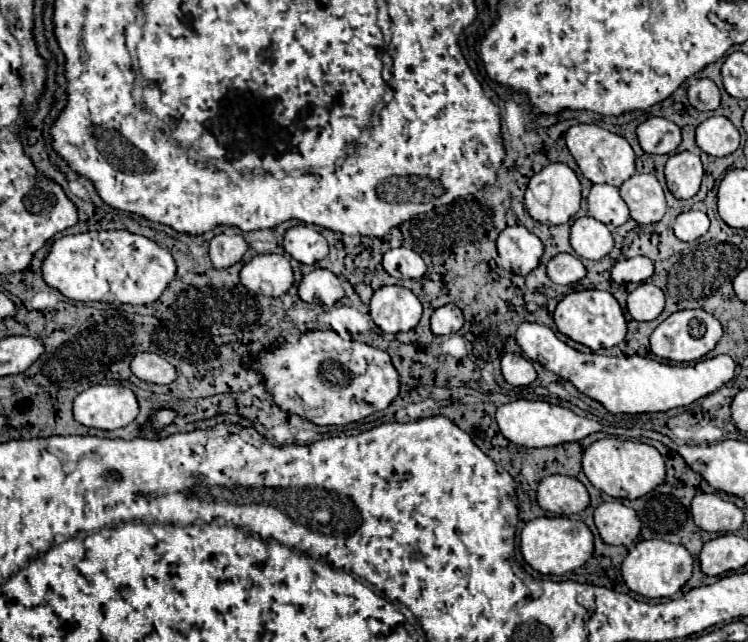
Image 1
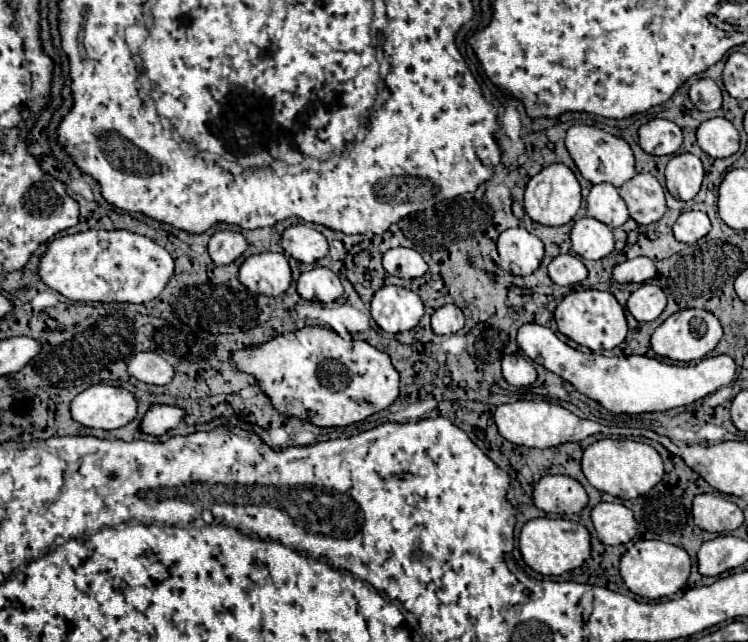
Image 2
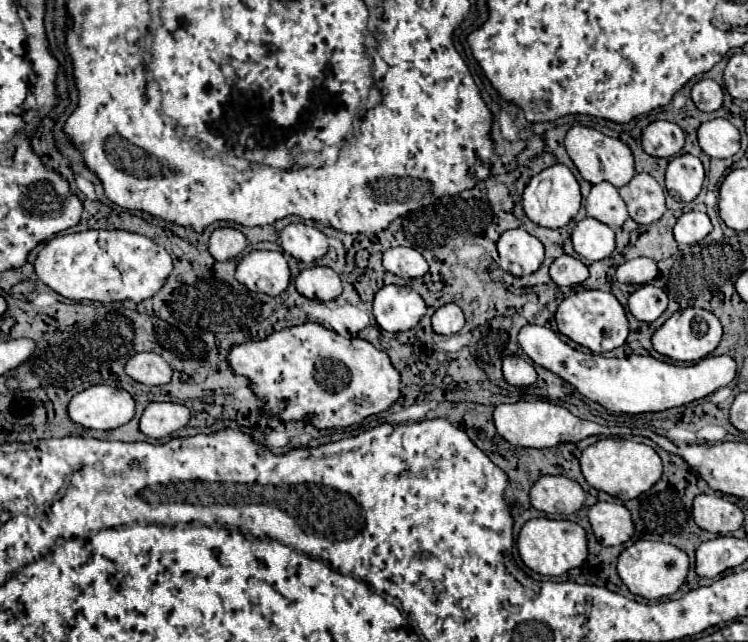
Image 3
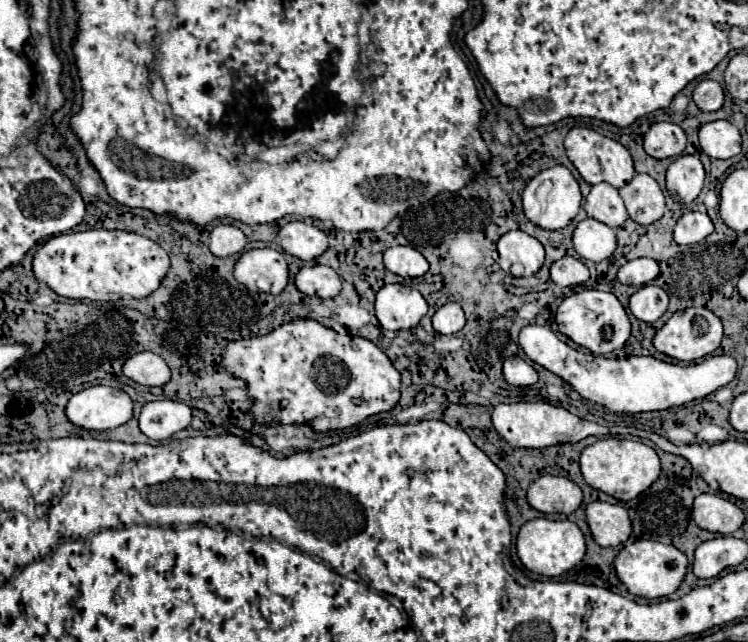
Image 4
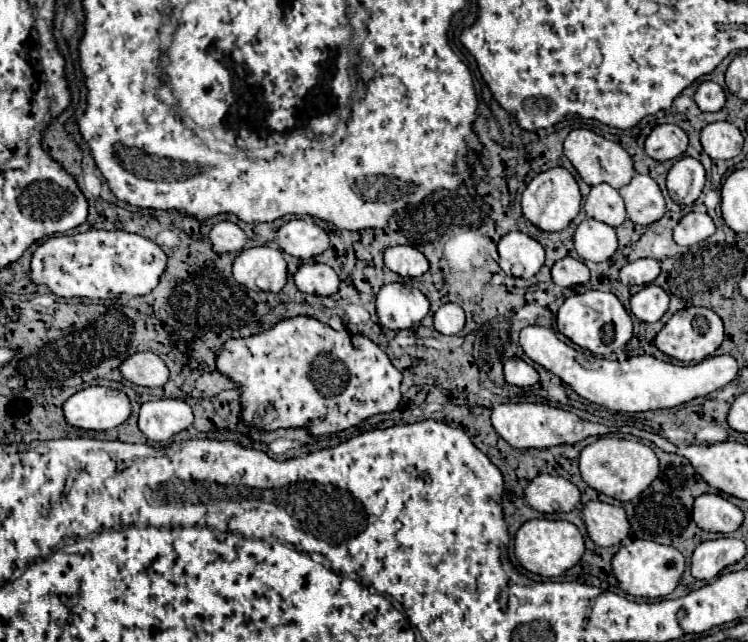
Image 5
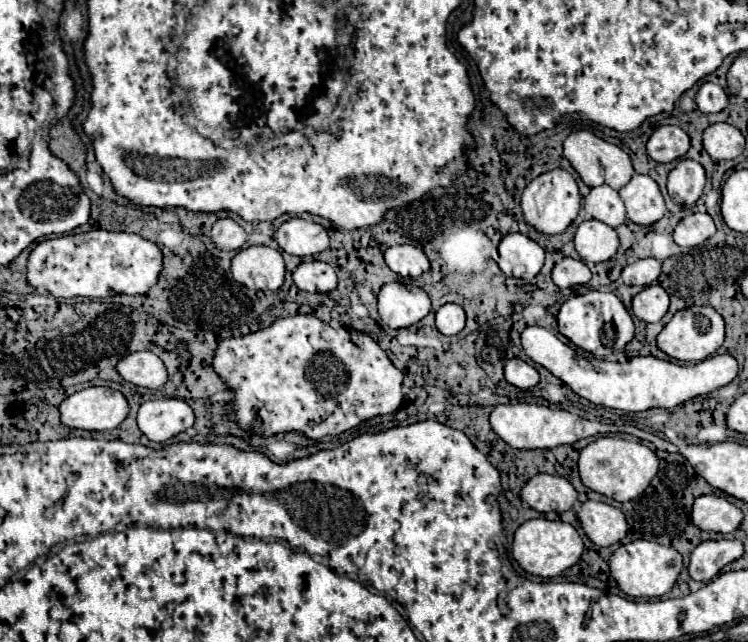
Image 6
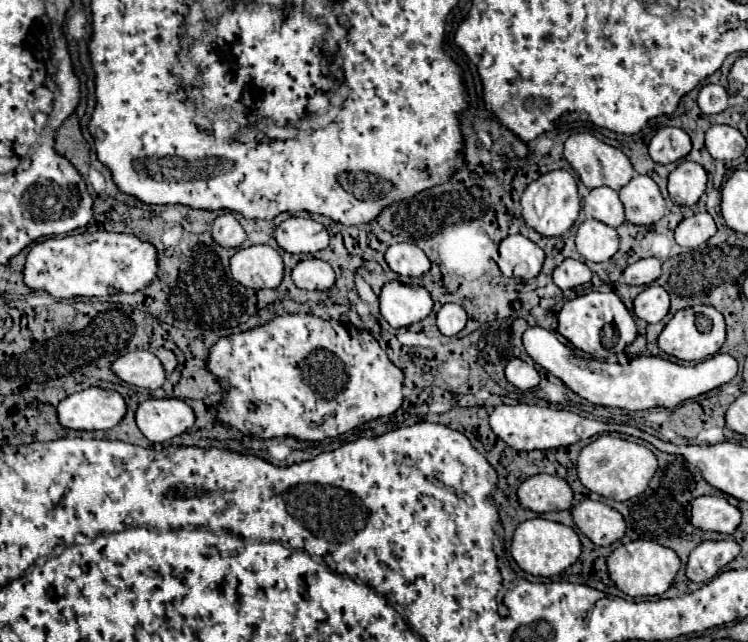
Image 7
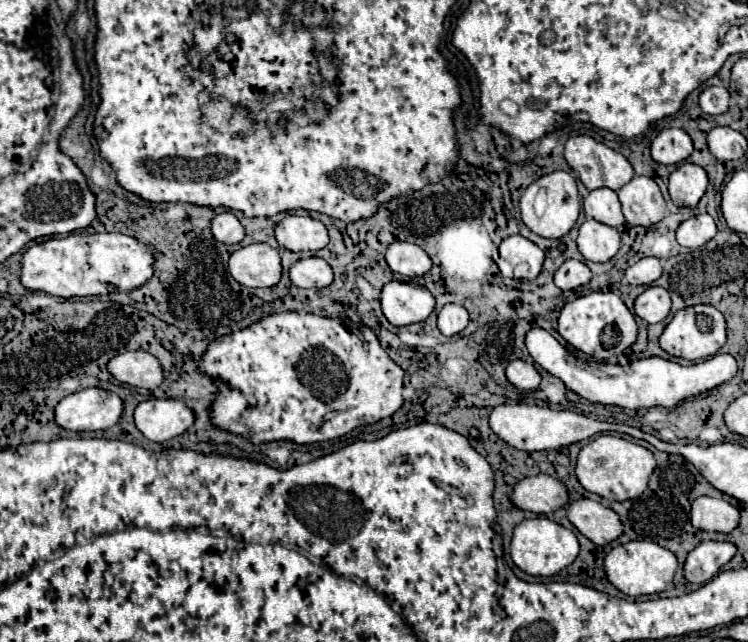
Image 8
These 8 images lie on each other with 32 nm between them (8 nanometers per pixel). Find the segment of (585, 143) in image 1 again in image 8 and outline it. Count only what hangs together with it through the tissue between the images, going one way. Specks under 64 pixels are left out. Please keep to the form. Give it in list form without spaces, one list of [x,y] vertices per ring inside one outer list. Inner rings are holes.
[[[590,136],[568,138],[564,158],[588,190],[610,188],[618,192],[634,178],[630,162],[620,152],[596,142]]]

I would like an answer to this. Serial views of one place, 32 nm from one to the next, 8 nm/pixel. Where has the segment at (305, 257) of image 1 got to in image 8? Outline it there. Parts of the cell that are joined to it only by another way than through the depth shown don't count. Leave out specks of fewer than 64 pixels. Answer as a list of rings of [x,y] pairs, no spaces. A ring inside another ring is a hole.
[[[288,214],[276,226],[276,240],[280,246],[300,252],[300,250],[320,250],[328,244],[326,226],[310,216]]]

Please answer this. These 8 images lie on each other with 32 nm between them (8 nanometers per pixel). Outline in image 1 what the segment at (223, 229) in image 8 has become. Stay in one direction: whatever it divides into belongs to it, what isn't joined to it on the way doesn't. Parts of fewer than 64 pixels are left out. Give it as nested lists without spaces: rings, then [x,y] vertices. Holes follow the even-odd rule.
[[[216,234],[210,240],[210,260],[216,268],[228,268],[244,256],[248,250],[246,240],[240,234]]]

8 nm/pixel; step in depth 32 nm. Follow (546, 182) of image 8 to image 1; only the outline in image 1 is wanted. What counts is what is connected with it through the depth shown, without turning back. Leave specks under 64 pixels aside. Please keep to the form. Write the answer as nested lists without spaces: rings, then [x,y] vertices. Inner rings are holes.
[[[548,164],[528,182],[524,206],[528,214],[538,222],[548,224],[566,224],[580,208],[580,182],[576,174],[566,164]]]

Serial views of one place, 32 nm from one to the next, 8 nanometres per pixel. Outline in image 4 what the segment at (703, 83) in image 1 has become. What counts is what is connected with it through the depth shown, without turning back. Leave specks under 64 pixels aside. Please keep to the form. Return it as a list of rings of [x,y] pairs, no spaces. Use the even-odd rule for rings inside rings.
[[[702,80],[696,88],[694,88],[694,102],[700,110],[704,112],[714,112],[720,110],[724,104],[724,90],[718,82],[714,80]]]

